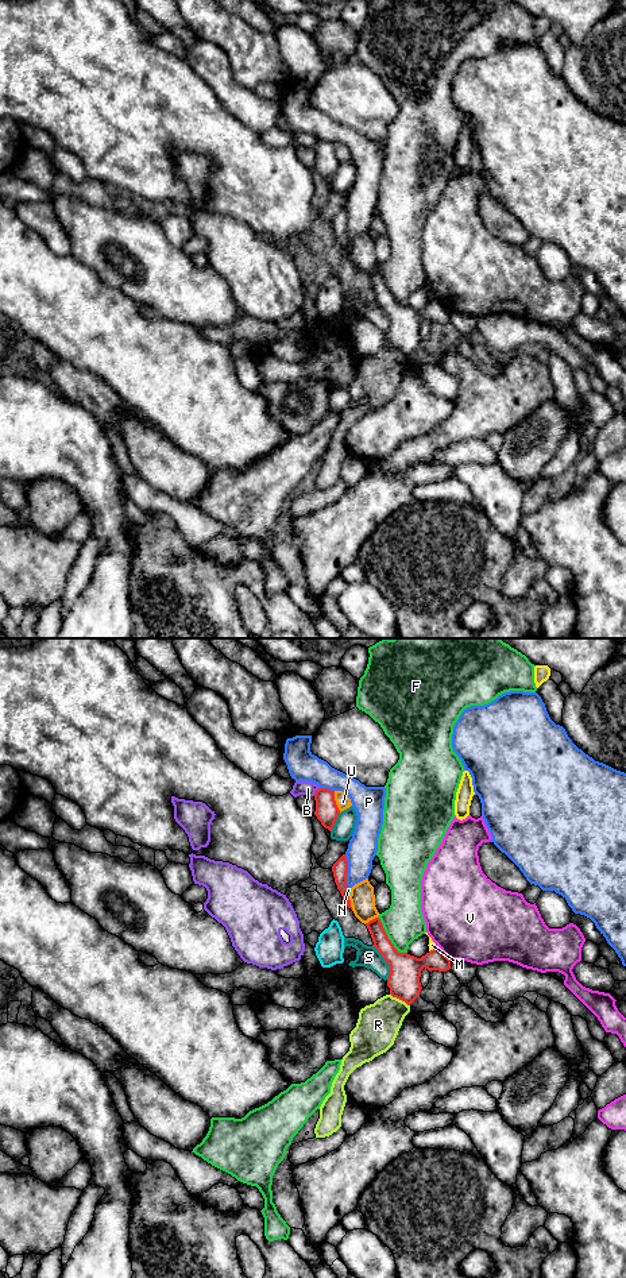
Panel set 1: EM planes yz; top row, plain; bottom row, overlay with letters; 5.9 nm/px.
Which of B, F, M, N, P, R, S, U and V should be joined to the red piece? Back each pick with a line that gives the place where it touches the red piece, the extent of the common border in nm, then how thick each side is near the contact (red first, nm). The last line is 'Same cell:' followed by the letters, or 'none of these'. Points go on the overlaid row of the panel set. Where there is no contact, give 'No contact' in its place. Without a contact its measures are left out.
Same cell: none of these

